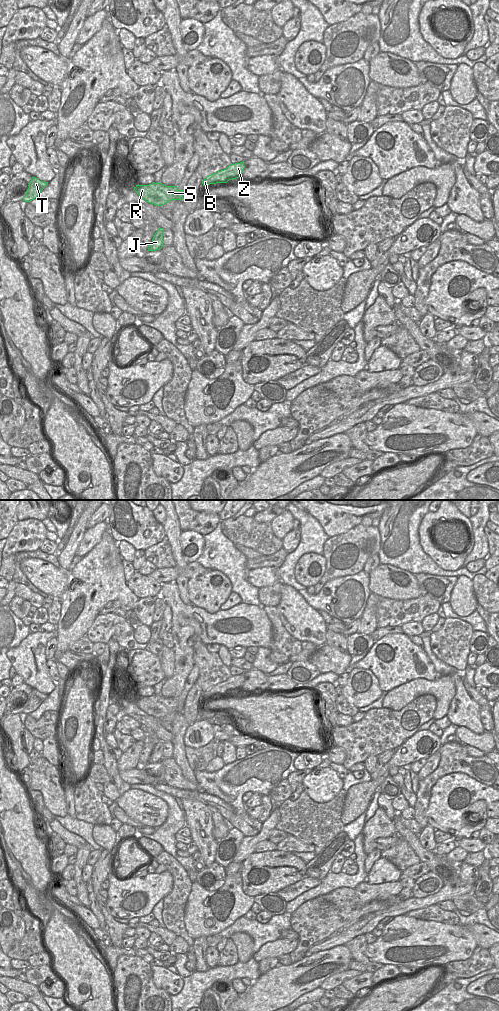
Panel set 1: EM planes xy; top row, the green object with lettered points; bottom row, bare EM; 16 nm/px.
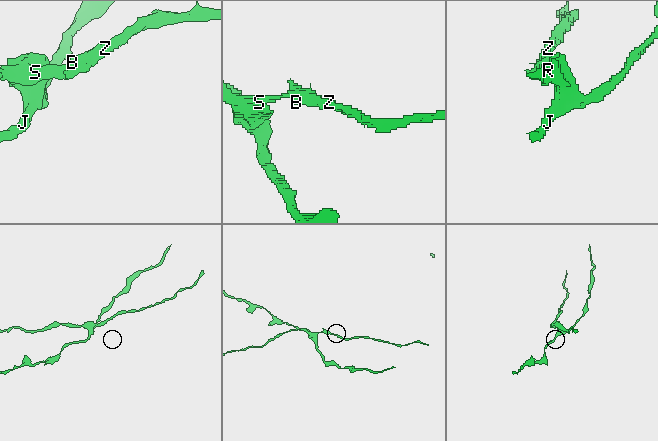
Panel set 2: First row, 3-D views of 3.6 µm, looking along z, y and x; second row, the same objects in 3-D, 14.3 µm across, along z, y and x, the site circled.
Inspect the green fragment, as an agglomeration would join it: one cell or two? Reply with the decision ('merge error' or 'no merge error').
merge error

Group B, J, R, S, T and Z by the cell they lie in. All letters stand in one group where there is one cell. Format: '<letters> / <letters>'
B R S T Z / J

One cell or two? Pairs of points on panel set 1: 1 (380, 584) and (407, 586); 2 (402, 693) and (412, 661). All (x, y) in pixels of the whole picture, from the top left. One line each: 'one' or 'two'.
1: one
2: two

